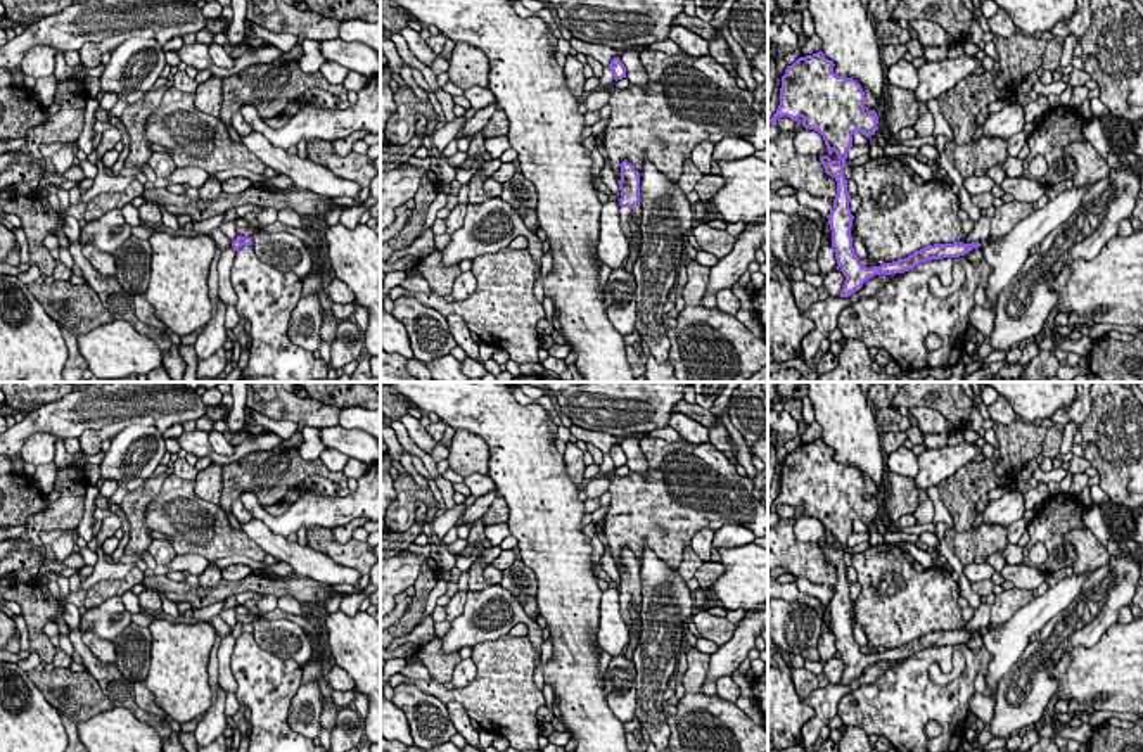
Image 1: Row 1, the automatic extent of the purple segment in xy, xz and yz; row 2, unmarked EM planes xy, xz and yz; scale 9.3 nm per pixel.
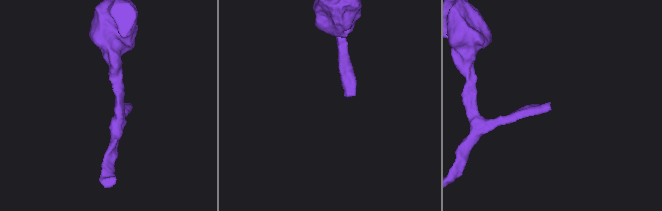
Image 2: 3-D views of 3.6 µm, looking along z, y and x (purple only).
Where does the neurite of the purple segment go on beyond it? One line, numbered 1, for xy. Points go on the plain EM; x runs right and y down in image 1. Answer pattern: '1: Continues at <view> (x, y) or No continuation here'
1: No continuation here

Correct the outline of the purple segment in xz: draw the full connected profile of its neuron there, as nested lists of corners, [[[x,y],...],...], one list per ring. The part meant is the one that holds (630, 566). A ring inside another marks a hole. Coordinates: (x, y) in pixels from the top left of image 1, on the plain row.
[[[626,546],[621,550],[621,567],[617,570],[621,577],[621,586],[619,586],[621,615],[629,629],[629,643],[628,643],[626,659],[631,659],[633,650],[638,645],[640,634],[631,631],[629,607],[633,605],[631,596],[635,593],[640,593],[642,581],[640,581],[640,560]]]

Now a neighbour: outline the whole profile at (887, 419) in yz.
[[[880,408],[875,415],[877,427],[884,432],[897,432],[911,427],[910,418],[903,417],[896,408]]]

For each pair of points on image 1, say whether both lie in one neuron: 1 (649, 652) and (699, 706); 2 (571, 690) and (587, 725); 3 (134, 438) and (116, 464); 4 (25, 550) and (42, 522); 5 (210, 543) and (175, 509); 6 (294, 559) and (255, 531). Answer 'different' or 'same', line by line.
1: different
2: same
3: same
4: different
5: same
6: same

